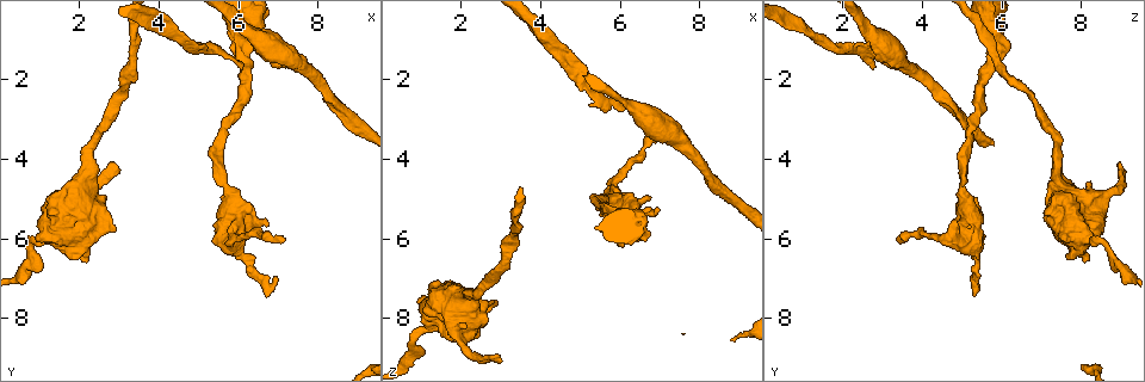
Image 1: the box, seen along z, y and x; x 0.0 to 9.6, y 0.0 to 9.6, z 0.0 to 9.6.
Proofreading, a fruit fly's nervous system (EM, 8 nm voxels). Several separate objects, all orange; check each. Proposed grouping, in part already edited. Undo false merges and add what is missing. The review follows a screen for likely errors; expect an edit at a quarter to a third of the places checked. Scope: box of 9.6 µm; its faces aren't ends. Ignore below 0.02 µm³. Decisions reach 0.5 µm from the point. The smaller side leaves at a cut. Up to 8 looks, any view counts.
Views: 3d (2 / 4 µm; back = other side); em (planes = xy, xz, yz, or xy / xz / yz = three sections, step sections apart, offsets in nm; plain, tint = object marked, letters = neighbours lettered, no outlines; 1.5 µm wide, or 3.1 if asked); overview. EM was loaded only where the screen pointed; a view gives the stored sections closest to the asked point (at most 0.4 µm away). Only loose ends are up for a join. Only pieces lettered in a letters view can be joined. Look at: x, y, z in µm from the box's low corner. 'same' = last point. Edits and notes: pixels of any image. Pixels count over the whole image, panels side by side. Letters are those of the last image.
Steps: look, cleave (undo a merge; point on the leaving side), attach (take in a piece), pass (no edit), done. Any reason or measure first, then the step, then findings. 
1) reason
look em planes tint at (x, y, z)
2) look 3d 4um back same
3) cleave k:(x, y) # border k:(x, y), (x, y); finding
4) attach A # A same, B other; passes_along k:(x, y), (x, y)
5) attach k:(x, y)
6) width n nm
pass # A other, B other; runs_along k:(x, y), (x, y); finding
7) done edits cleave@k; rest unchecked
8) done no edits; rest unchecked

thin end
look 3d 2um at (6.05, 1.75, 2.75)

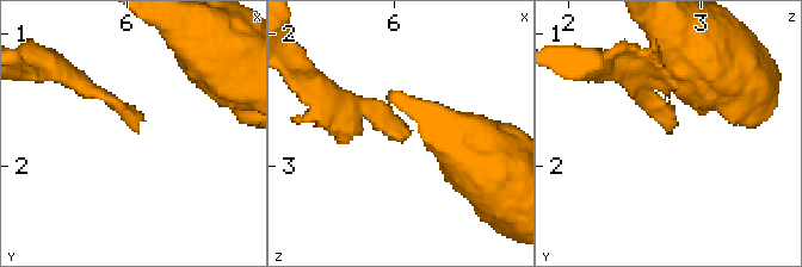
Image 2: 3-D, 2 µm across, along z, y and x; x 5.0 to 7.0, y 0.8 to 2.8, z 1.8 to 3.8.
look em planes letters at (6.06, 1.76, 2.76)

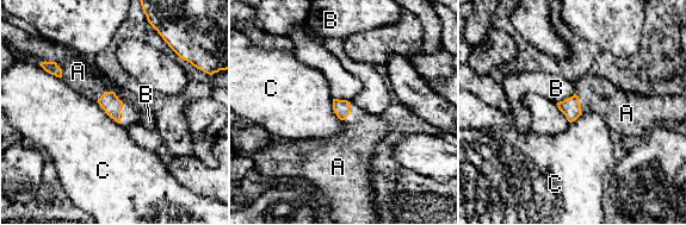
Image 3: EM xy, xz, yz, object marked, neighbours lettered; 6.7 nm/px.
width 110 nm
attach A # A same, B other, C other; the neuron continues

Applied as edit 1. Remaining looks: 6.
see it whole again
look overview

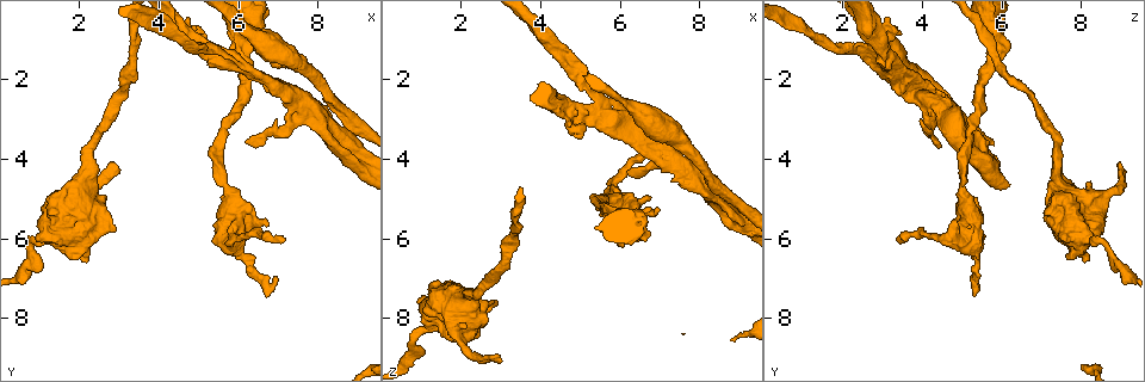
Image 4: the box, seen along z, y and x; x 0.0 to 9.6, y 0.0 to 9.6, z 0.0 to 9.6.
an open end
look 3d 2um at (6.80, 5.65, 4.95)

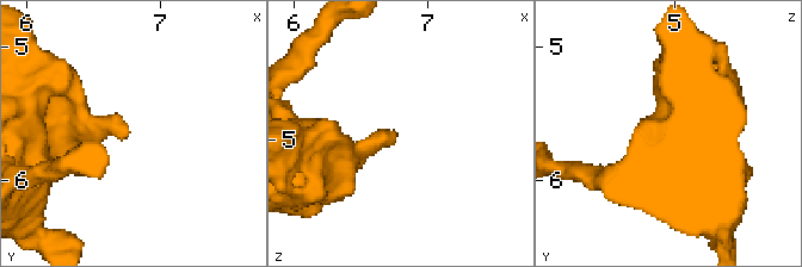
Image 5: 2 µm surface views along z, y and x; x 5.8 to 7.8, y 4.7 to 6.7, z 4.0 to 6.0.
look em xz step 8 tint at (6.74, 5.68, 4.98)

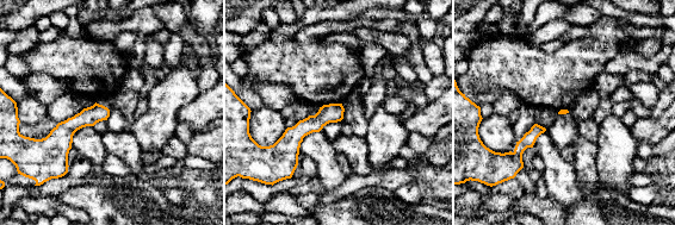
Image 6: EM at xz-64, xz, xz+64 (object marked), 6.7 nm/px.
see the neighbours
look em xz step 8 letters same

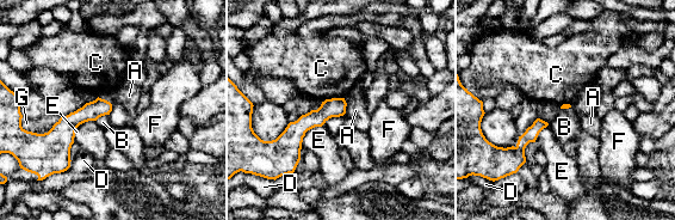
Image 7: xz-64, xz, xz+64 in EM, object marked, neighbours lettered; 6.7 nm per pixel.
longest_contact E 220 nm
pass # A other, B other, C other, D other, E other, F other, G other; none of them fits

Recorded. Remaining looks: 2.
done edits attach@3; rest unchecked

